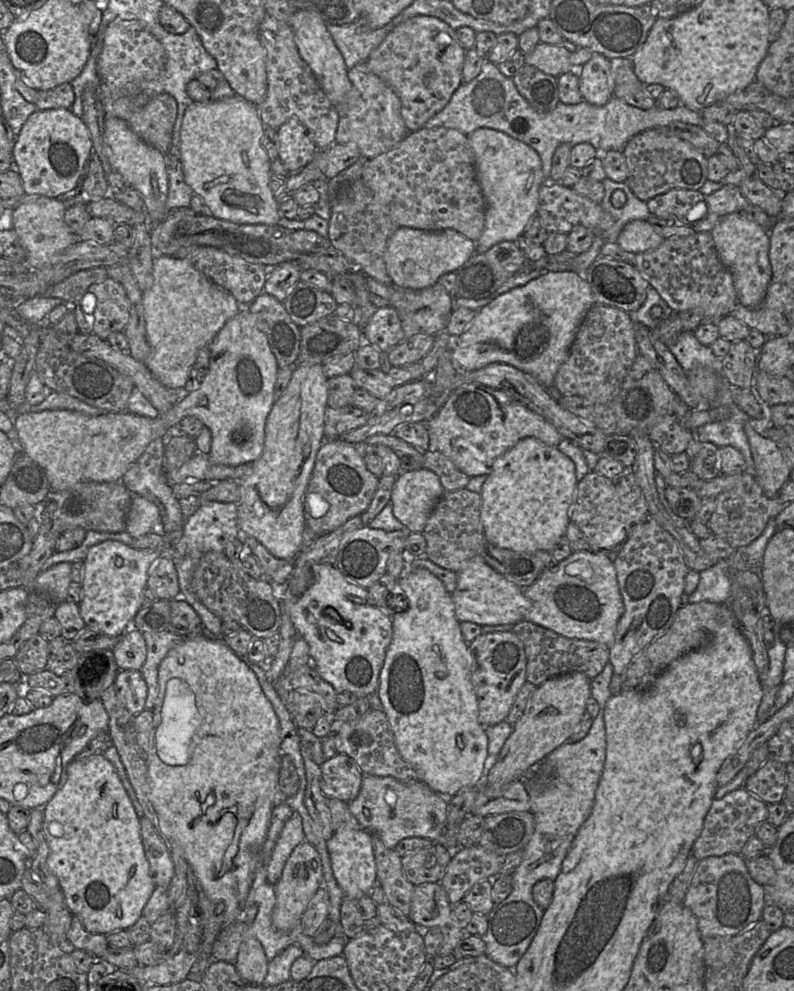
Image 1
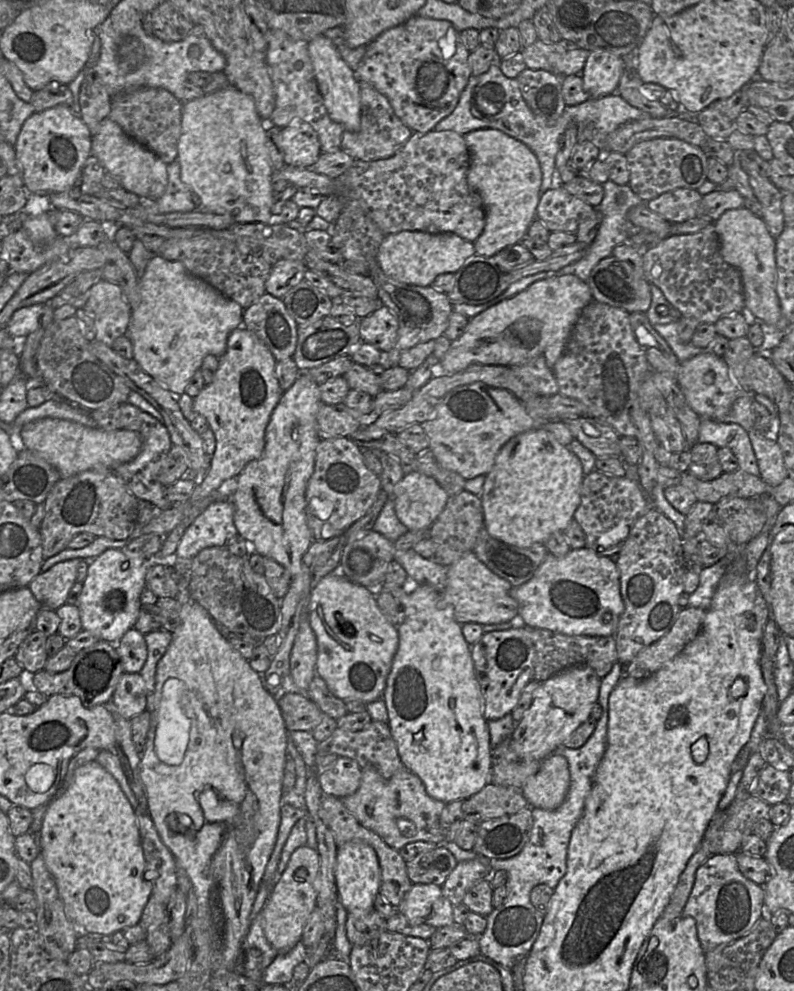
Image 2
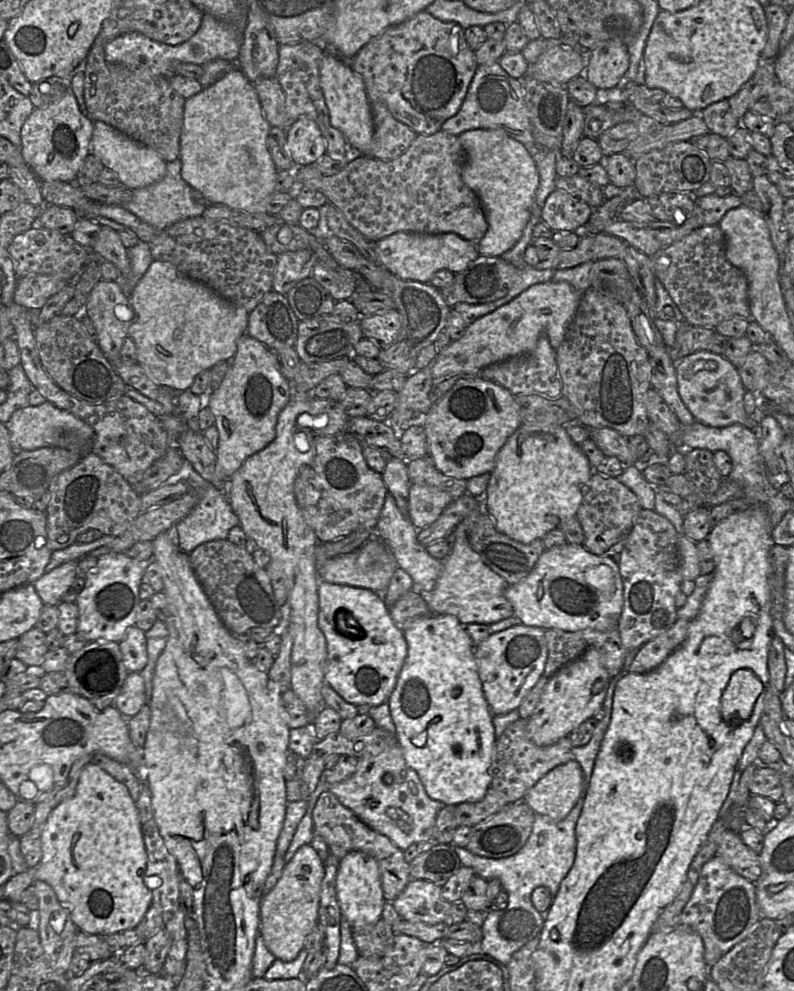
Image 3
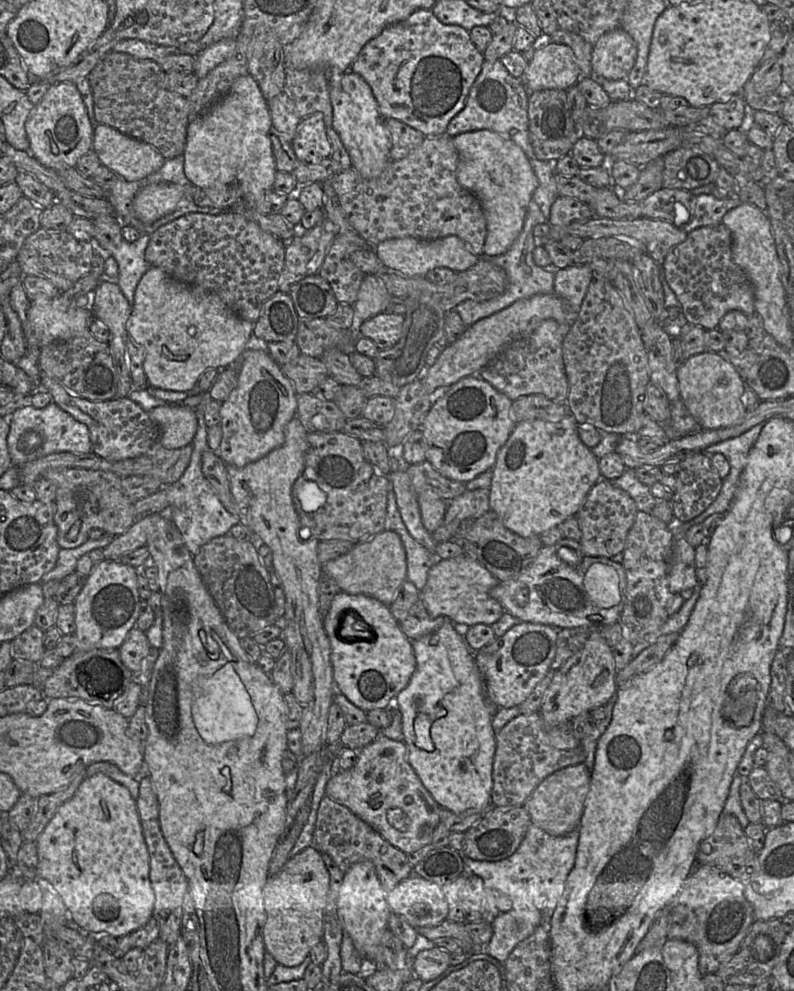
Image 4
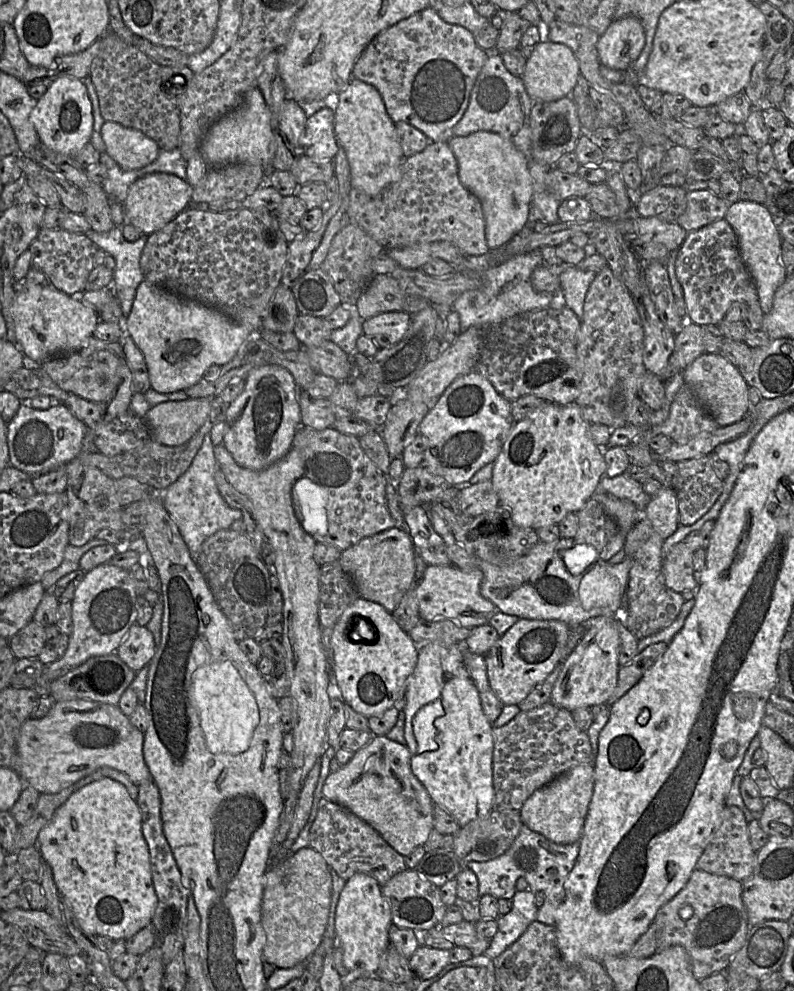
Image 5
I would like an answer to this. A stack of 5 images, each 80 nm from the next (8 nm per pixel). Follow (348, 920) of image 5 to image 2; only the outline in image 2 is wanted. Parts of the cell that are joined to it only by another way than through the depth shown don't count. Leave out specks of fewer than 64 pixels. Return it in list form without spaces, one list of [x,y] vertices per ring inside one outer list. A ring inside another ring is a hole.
[[[352,840],[338,846],[335,879],[338,900],[341,901],[347,912],[374,909],[374,901],[380,891],[381,875],[376,852],[371,846],[359,840]]]

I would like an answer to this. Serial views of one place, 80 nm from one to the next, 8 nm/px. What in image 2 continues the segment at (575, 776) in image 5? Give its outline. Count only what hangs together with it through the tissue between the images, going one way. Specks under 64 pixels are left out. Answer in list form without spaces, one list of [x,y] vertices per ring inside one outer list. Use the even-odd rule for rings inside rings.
[[[553,753],[542,760],[538,772],[527,779],[522,793],[530,808],[555,810],[564,802],[569,787],[568,761]]]

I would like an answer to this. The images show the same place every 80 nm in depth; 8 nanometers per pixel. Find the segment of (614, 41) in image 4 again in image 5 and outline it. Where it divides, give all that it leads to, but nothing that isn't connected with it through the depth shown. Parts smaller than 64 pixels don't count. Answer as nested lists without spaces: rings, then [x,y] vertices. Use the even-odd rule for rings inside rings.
[[[635,16],[614,20],[599,37],[599,62],[610,69],[626,71],[637,60],[645,45],[645,32]]]

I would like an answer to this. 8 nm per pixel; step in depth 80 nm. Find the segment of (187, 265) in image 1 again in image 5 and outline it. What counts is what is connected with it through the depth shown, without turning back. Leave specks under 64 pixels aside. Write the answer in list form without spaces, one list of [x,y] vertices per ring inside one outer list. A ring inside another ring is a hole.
[[[146,279],[137,287],[131,311],[123,324],[126,334],[130,335],[145,358],[150,387],[159,393],[185,391],[195,385],[211,365],[223,366],[228,363],[241,344],[251,335],[251,331],[245,326],[237,324],[222,311],[183,298]]]

